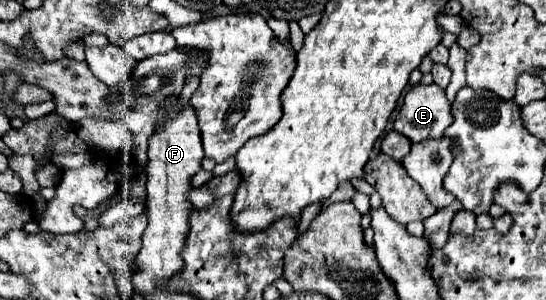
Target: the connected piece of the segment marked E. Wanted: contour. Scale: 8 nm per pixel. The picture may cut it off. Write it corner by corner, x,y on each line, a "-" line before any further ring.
431,83
431,85
415,85
411,87
411,91
405,95
403,99
403,107
395,119
395,131
409,137
413,143
419,143
423,139
437,139
437,137
443,137
445,129
453,123
453,117
451,117
451,107
449,107
449,101
445,97
445,89
441,89
439,85

